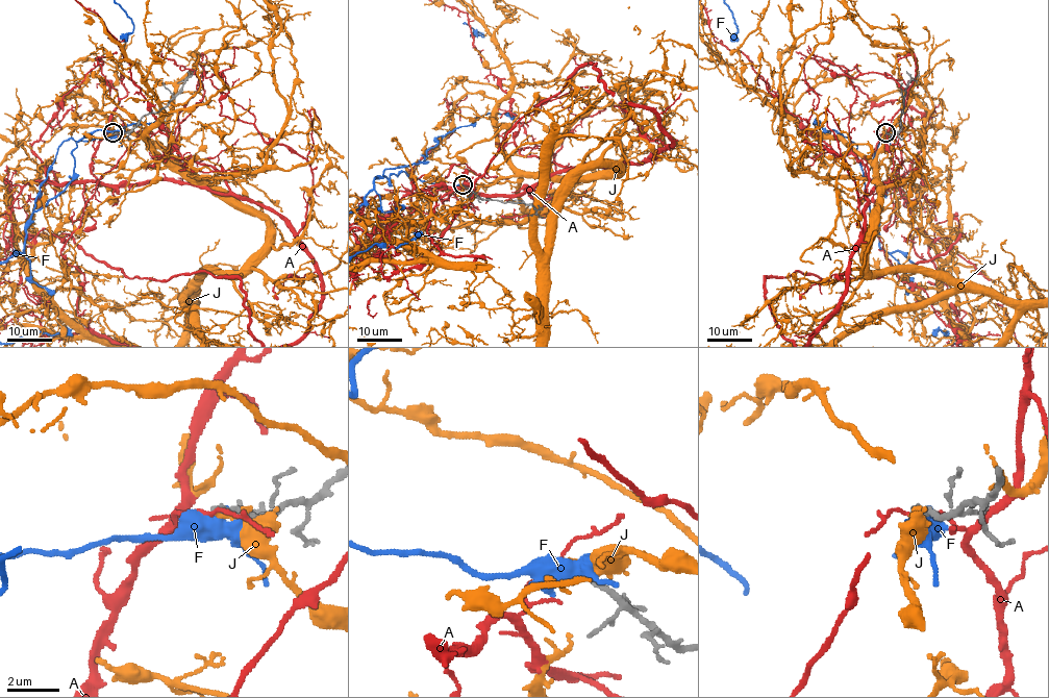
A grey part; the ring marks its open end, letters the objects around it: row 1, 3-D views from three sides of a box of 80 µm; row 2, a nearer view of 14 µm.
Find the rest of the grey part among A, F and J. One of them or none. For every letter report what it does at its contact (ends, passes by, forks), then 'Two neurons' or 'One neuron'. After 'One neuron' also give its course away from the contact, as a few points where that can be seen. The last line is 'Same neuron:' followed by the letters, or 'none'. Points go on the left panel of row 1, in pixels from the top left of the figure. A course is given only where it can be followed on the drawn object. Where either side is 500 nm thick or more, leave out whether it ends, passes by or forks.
A: It passes by. Two neurons
F: It passes by. Two neurons
J: It passes by. Two neurons
Same neuron: none

